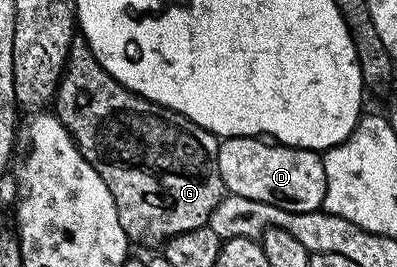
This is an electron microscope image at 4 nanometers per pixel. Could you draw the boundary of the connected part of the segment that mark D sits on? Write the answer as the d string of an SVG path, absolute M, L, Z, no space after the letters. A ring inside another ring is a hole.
M236 135L218 144L218 168L227 192L264 201L292 213L317 211L324 201L326 174L322 155L306 147L287 147L262 137Z

